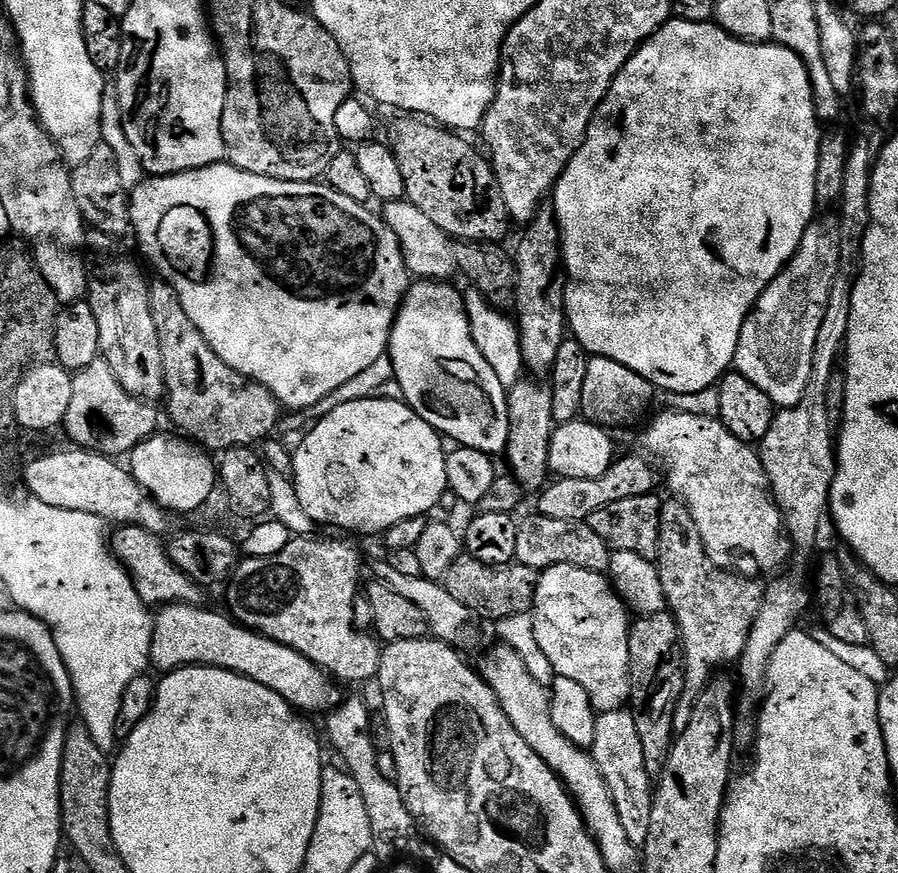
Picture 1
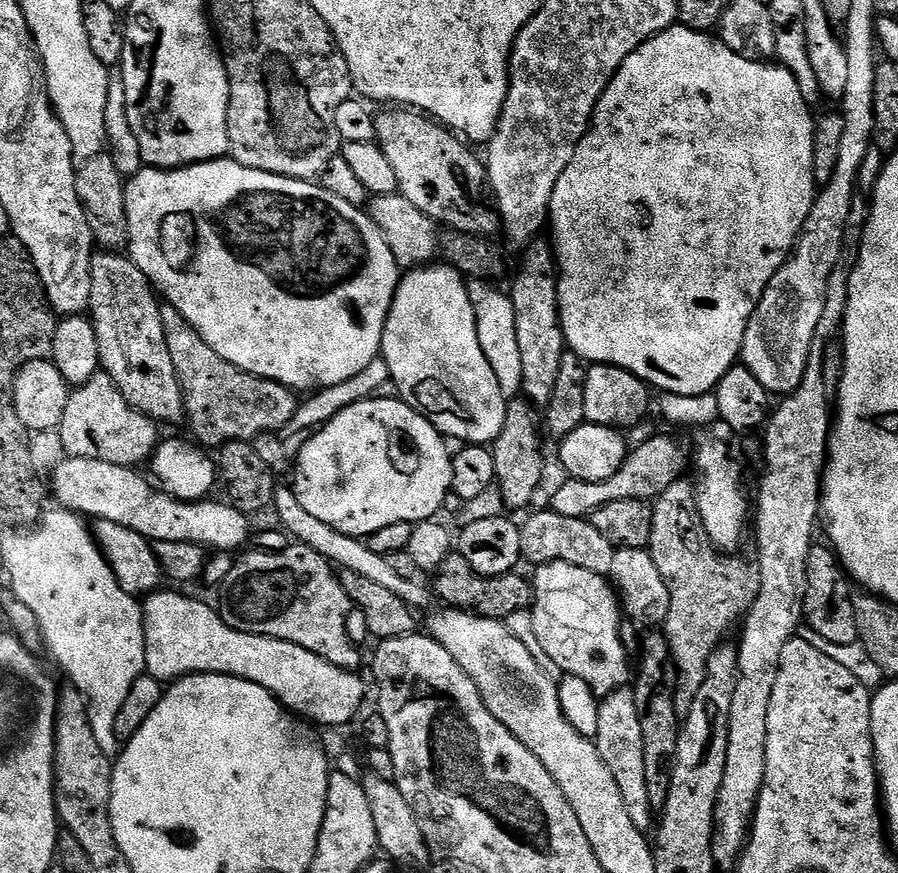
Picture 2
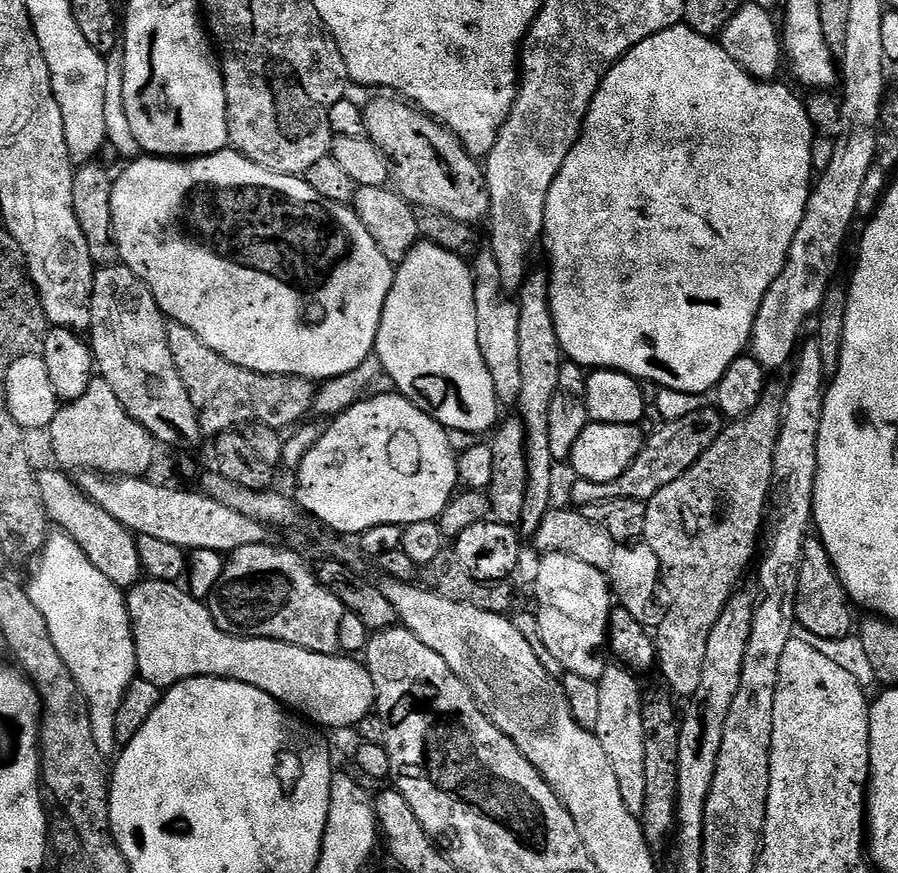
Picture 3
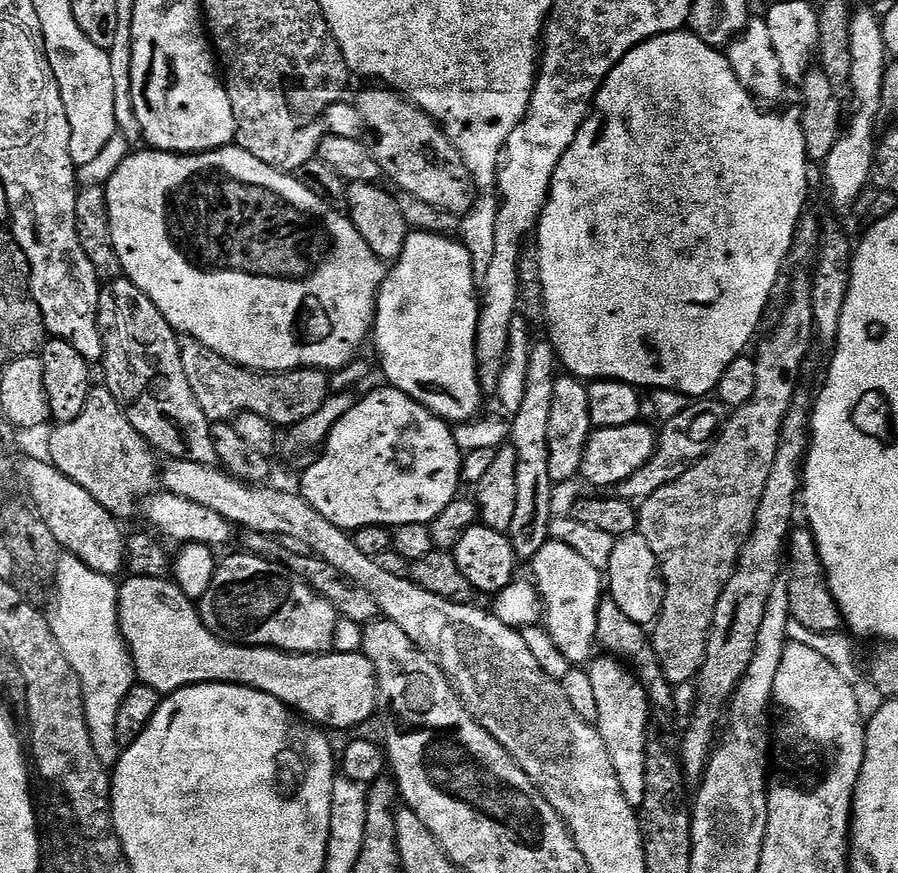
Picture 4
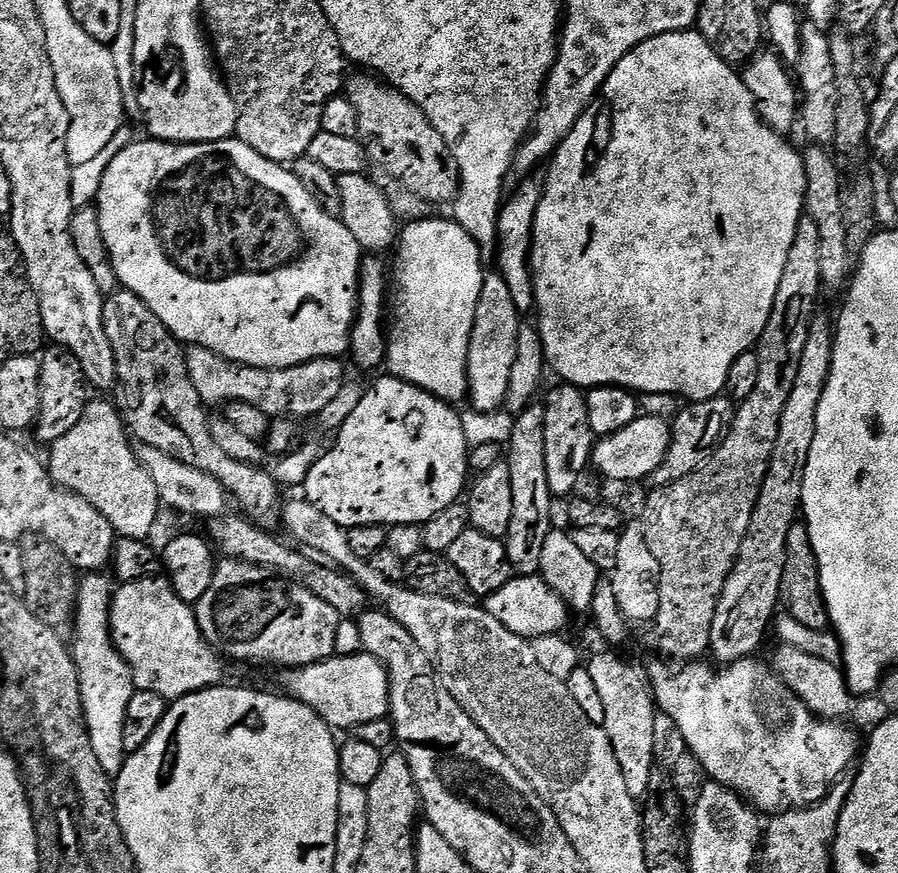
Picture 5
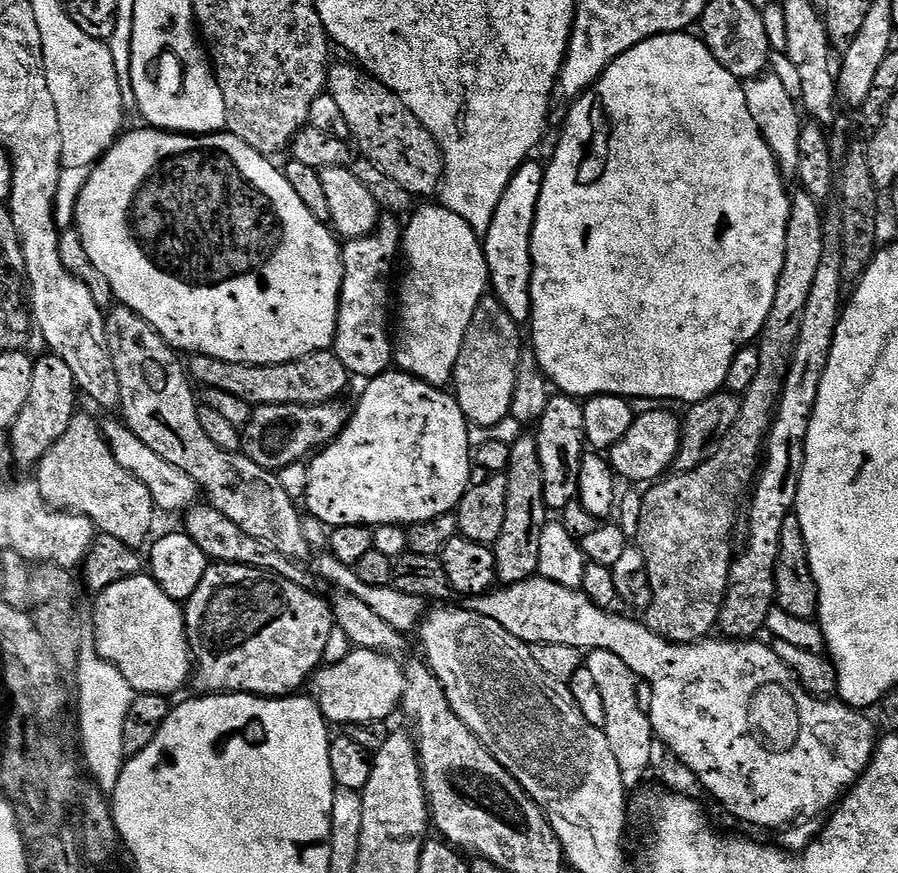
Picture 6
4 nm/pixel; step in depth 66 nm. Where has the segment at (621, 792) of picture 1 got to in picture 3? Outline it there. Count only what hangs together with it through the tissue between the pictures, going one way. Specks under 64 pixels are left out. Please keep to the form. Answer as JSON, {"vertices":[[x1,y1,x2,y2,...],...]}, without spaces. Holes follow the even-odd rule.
{"vertices":[[624,666,605,667,598,683,599,713,596,737,602,742,602,750,606,750,606,758,610,758,610,766,614,766,614,774,618,774,618,790,622,790,622,802,637,818,642,814,642,806,646,802,646,746,642,734,642,708,640,697,642,687,635,675]]}

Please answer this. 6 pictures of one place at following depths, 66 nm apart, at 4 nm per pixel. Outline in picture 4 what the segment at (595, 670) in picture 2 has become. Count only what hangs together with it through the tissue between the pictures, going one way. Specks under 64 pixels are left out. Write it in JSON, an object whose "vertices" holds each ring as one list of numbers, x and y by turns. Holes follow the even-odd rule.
{"vertices":[[549,538,546,546,534,554,530,561,531,579,534,581,544,606,543,623,547,632,572,666,584,666,593,659,598,608,602,599,600,592,601,569,590,566,578,550,572,550,562,542]]}

